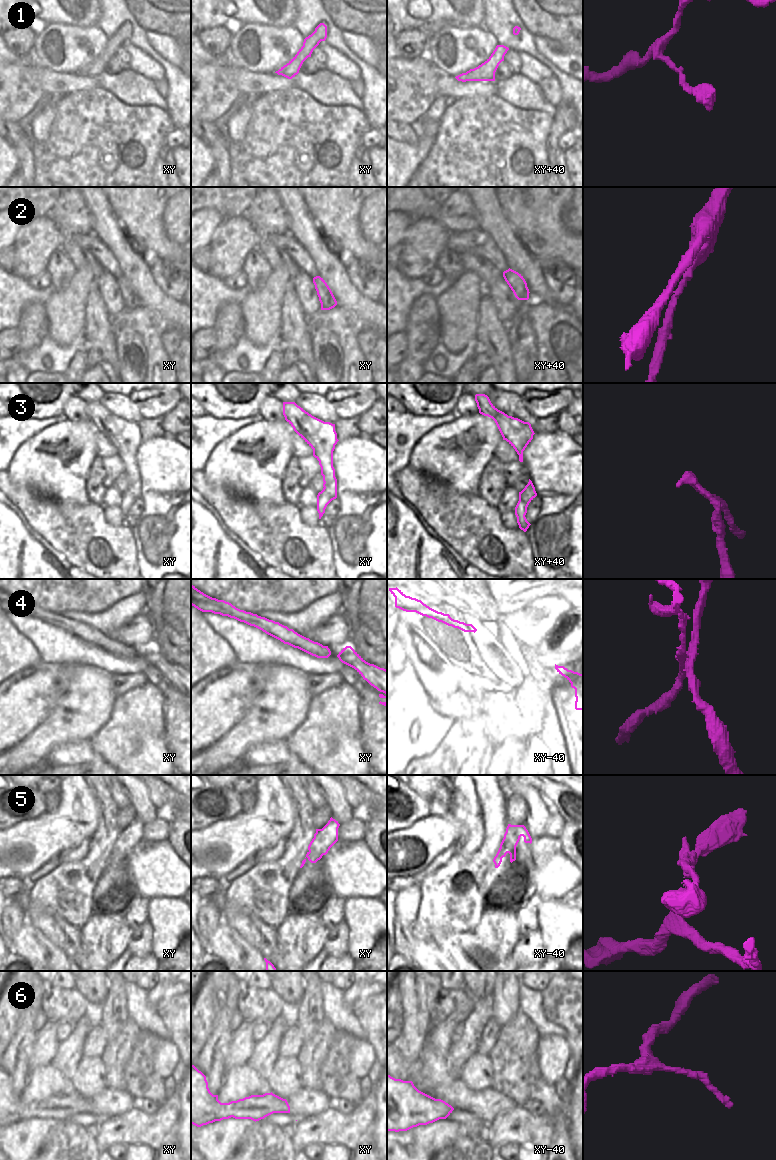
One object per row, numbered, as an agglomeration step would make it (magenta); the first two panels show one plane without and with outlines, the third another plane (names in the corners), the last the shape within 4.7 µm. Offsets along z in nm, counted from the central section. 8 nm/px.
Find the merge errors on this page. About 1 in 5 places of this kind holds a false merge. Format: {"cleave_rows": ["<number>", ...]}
{"cleave_rows": ["3", "4", "5"]}

